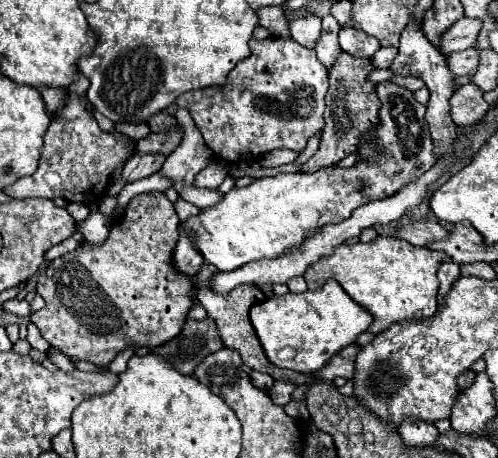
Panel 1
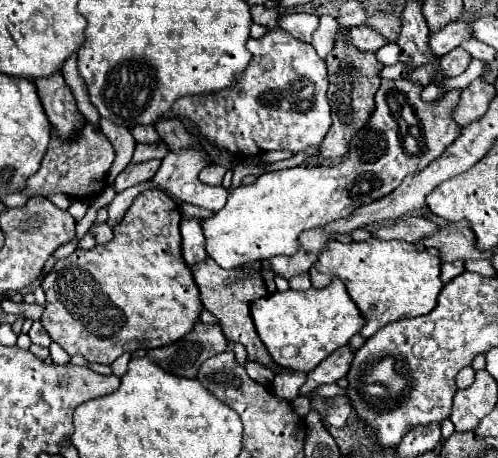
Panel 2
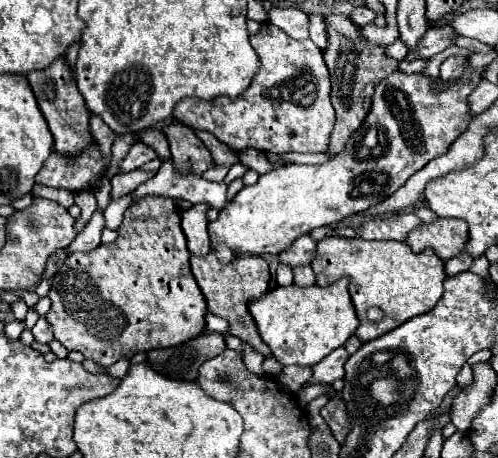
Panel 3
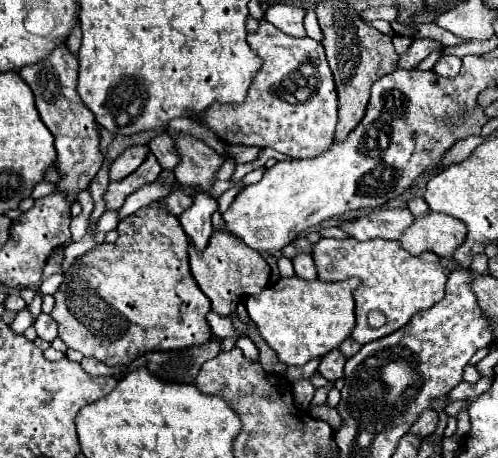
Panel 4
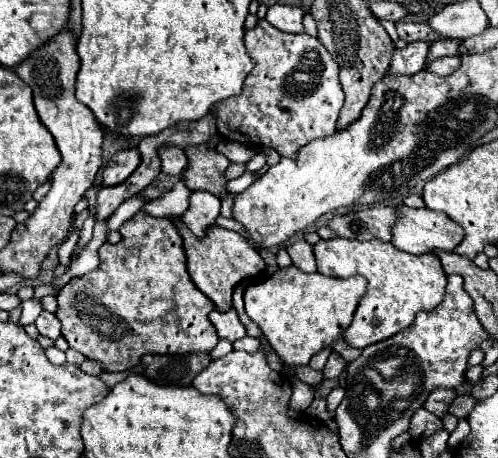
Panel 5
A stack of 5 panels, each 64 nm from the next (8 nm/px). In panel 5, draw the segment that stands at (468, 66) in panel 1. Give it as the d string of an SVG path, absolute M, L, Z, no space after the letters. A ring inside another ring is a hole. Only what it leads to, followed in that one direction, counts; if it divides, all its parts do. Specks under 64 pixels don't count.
M460 56L436 58L436 60L432 60L432 62L426 66L426 70L434 72L434 74L438 74L438 76L448 76L448 74L452 74L458 66L460 66Z

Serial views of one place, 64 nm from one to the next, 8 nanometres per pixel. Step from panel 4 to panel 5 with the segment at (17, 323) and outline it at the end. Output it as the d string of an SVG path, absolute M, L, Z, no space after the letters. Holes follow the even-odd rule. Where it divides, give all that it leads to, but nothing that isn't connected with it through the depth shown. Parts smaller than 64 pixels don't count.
M30 298L30 300L24 300L22 302L22 318L20 318L20 326L26 326L26 324L32 324L42 312L42 304L36 300L36 298Z

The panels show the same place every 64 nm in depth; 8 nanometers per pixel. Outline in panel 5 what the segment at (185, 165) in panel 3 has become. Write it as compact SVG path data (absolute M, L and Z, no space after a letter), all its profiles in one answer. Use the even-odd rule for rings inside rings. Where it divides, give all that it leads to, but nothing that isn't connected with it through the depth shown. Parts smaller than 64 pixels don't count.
M206 144L186 148L188 168L184 172L184 182L190 190L208 190L218 198L226 198L230 192L226 190L228 178L226 168L230 160L220 152L208 148Z

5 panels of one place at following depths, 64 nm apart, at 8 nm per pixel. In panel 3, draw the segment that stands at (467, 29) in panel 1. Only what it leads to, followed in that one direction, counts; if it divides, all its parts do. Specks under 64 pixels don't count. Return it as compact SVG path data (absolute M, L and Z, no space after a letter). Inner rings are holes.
M442 26L442 28L428 28L428 32L422 36L422 40L418 42L416 50L408 52L408 56L404 58L406 62L412 62L416 58L432 58L434 54L442 52L444 48L450 46L450 38L452 38L452 28Z

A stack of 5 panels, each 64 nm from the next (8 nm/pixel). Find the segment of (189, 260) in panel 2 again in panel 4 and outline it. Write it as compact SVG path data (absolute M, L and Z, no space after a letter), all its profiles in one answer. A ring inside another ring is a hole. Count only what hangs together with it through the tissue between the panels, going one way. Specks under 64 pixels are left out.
M200 192L194 196L192 206L186 212L182 212L178 218L184 232L192 238L198 250L204 250L204 246L212 236L212 214L216 210L218 210L218 202L212 196Z

